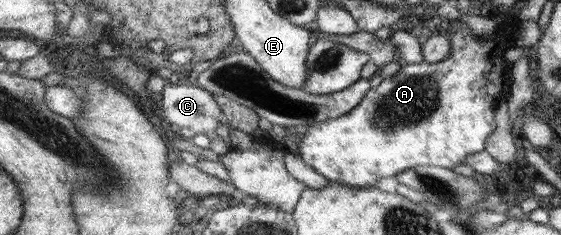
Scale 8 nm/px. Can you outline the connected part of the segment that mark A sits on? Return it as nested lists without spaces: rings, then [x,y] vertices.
[[[455,21],[447,32],[451,35],[452,43],[452,54],[450,54],[450,58],[446,58],[442,62],[434,62],[434,64],[424,62],[422,64],[402,66],[396,74],[388,75],[381,81],[380,85],[372,87],[364,97],[364,100],[348,114],[327,122],[314,124],[314,126],[308,128],[307,133],[301,137],[302,141],[298,155],[301,155],[306,165],[309,165],[328,180],[341,180],[354,187],[366,188],[373,187],[382,178],[388,178],[388,176],[396,177],[400,173],[416,168],[417,166],[451,169],[458,164],[464,163],[470,155],[486,151],[488,140],[497,130],[497,106],[501,104],[504,95],[507,96],[508,92],[510,92],[510,86],[512,86],[512,78],[510,78],[511,68],[508,60],[506,60],[506,56],[504,56],[504,51],[508,49],[508,44],[506,43],[513,36],[512,33],[517,31],[518,26],[502,26],[502,29],[497,29],[492,34],[480,34],[480,36],[476,36],[476,32],[468,24]]]

